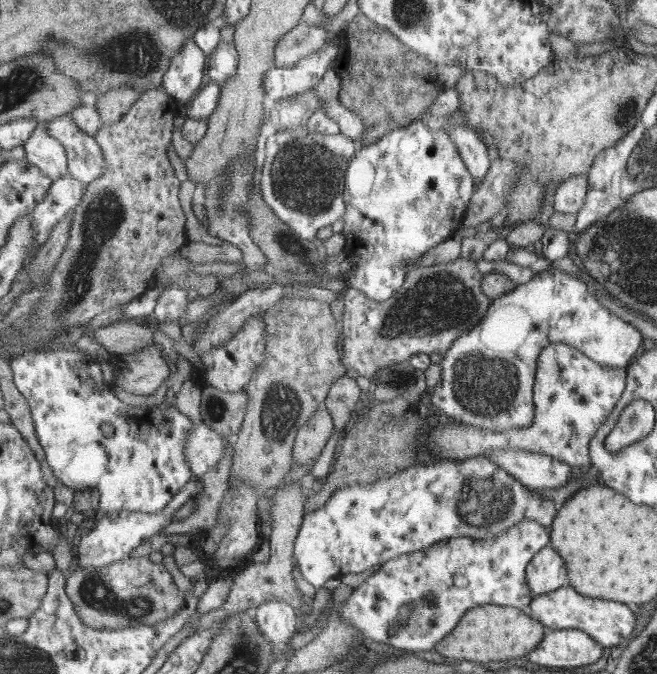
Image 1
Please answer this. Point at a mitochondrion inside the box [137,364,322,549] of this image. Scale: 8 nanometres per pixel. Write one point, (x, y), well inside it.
(280, 407)

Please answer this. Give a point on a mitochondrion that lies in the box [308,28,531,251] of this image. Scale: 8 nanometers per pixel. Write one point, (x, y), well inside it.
(374, 182)

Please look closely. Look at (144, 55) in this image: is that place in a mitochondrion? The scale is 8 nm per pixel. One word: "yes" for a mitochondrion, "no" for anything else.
yes

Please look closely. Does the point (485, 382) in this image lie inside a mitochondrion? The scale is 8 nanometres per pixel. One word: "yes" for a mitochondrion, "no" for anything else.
yes

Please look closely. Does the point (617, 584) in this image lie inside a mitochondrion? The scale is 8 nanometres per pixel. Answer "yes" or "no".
no

